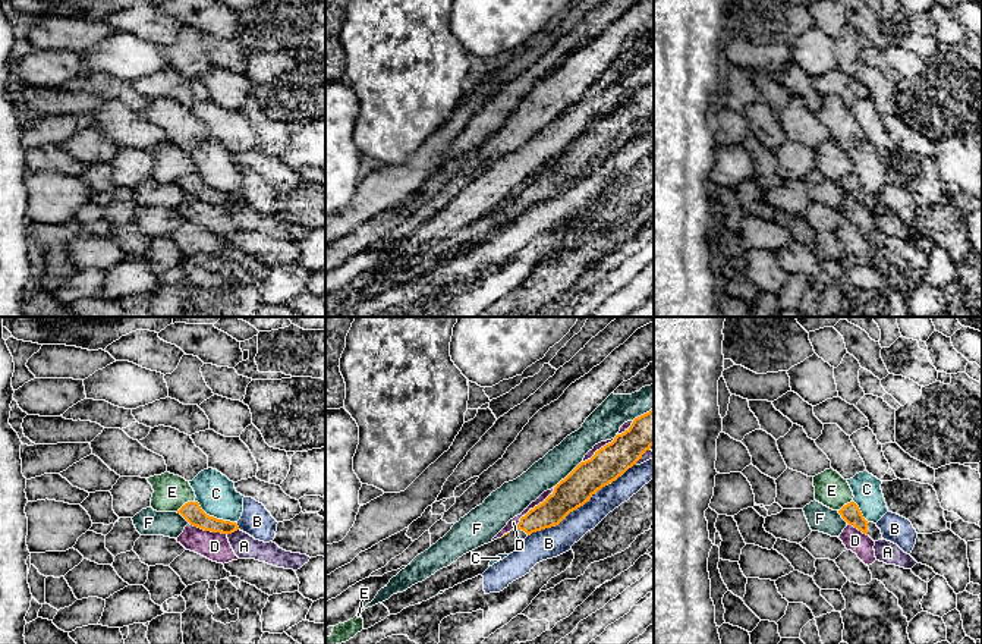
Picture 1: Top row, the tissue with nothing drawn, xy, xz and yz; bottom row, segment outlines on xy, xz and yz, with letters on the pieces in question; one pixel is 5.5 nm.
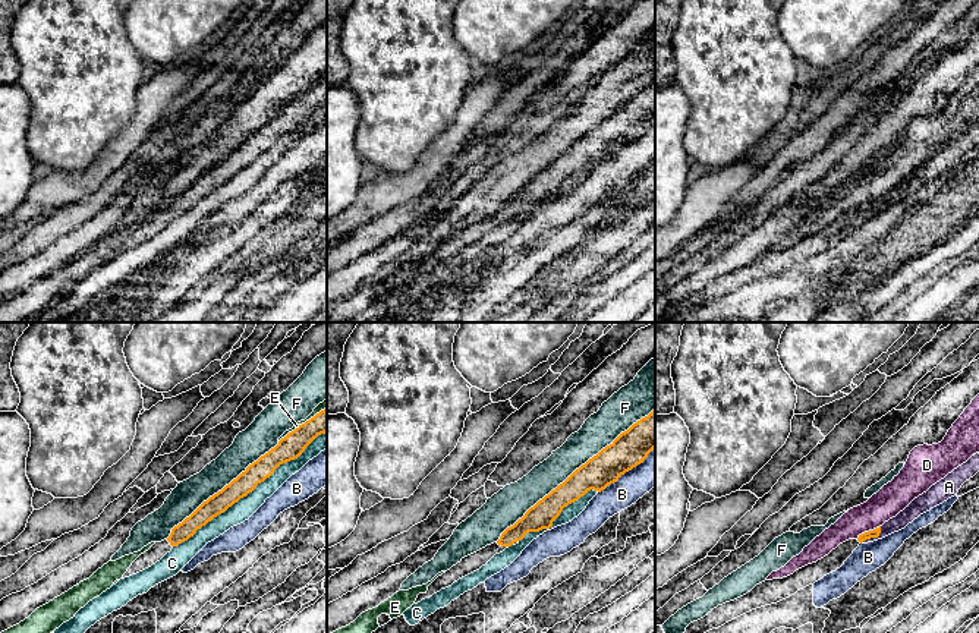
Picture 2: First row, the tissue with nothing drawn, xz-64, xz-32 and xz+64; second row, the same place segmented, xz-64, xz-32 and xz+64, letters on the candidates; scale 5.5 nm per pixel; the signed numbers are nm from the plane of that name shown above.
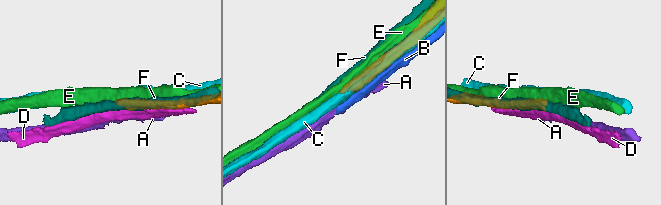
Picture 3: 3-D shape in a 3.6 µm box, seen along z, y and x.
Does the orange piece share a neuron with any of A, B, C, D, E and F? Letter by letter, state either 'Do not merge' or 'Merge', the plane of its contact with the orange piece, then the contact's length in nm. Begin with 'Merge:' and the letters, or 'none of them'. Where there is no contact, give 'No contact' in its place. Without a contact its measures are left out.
Merge: none of them
A: Do not merge. Touches orange in xy. Shared border 70 nm
B: Do not merge. Touches orange in xz. Shared border 550 nm
C: Do not merge. Touches orange in xy. Shared border 260 nm
D: Do not merge. Touches orange in xz. Shared border 340 nm
E: Do not merge. Touches orange in xy. Shared border 120 nm
F: Do not merge. Touches orange in xz. Shared border 220 nm

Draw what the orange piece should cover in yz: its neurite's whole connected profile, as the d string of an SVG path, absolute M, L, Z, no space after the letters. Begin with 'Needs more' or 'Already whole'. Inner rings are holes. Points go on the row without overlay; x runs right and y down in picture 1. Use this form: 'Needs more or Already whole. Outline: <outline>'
Needs more. Outline: M854 173L844 176L838 185L849 195L869 207L874 213L884 211L881 201L874 194L868 194Z

